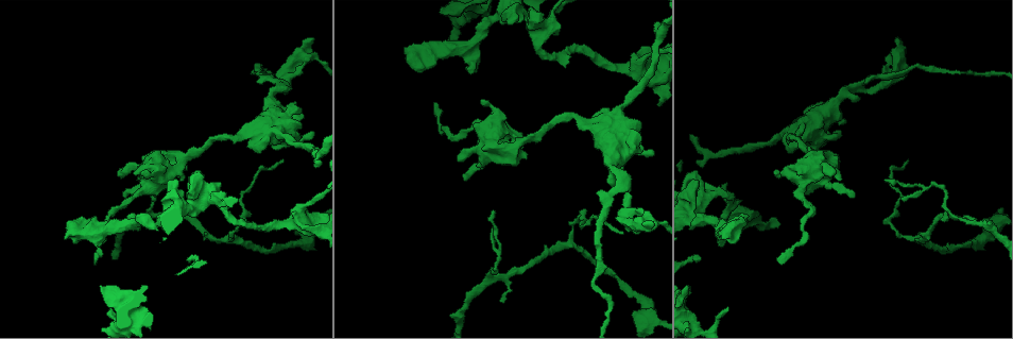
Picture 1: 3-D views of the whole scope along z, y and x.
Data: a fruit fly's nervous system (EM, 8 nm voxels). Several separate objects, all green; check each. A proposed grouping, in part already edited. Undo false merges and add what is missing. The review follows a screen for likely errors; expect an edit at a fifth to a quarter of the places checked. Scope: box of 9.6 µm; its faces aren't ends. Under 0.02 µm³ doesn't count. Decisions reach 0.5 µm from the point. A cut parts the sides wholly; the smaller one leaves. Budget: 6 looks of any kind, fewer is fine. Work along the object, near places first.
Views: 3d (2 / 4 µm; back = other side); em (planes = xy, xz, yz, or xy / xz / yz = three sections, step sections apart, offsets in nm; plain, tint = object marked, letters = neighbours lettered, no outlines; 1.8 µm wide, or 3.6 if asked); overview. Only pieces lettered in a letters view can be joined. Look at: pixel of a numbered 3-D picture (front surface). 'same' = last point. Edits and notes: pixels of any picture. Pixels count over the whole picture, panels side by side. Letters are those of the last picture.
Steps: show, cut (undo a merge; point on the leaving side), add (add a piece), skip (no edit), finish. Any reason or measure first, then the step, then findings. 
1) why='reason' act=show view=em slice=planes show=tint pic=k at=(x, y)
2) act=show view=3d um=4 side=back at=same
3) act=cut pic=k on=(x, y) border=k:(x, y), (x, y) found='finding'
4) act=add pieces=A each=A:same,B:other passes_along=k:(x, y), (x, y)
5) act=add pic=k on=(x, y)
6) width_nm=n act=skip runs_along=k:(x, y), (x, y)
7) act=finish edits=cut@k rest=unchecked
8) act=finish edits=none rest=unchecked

act=show view=3d um=2 side=back pic=1 at=(647, 304)

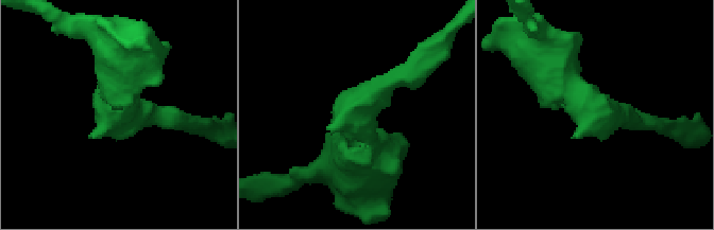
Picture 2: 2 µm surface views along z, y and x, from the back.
arm_widths_nm=180,480 why='shape alone is not enough' act=show view=em um=3.6 slice=planes show=plain pic=2 at=(359, 110)

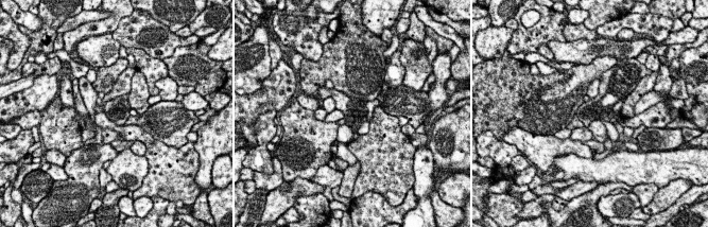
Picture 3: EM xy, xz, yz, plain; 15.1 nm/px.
act=show view=em um=3.6 slice=planes show=letters at=same

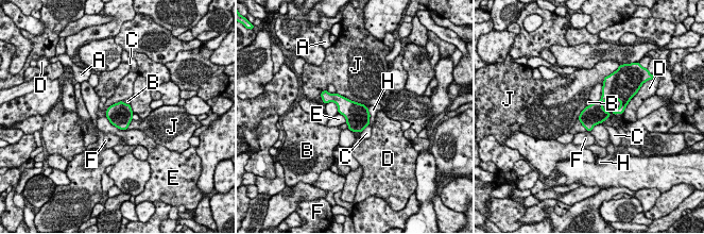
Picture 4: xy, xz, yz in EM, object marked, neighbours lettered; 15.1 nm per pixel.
width_nm=320 act=skip each=A:other,B:other,C:other,D:other,E:other,F:other,H:other,J:other found='all the same neuron'

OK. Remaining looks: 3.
why='four-way junction' act=show view=em slice=planes show=tint pic=1 at=(701, 197)

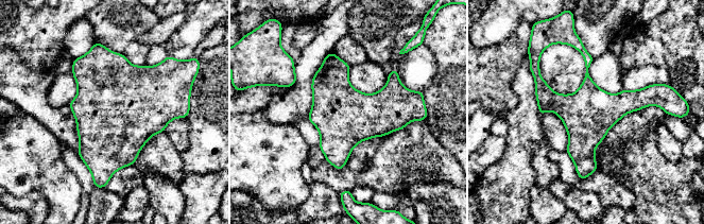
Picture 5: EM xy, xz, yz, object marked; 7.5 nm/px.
act=show view=em slice=planes show=letters at=same

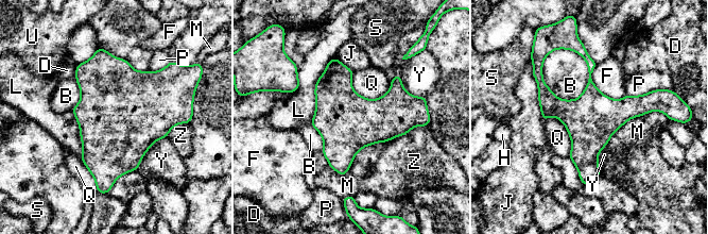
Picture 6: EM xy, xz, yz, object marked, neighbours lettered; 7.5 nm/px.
longest_contact=L:550nm act=skip each=B:other,D:other,F:other,H:other,J:other,L:other,M:other,P:other,Q:other,S:other,U:other,Y:other,Z:other border=6:(352, 72), (365, 98), (391, 87) found='one neuron here'

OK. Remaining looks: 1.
act=finish edits=none rest=unchecked

